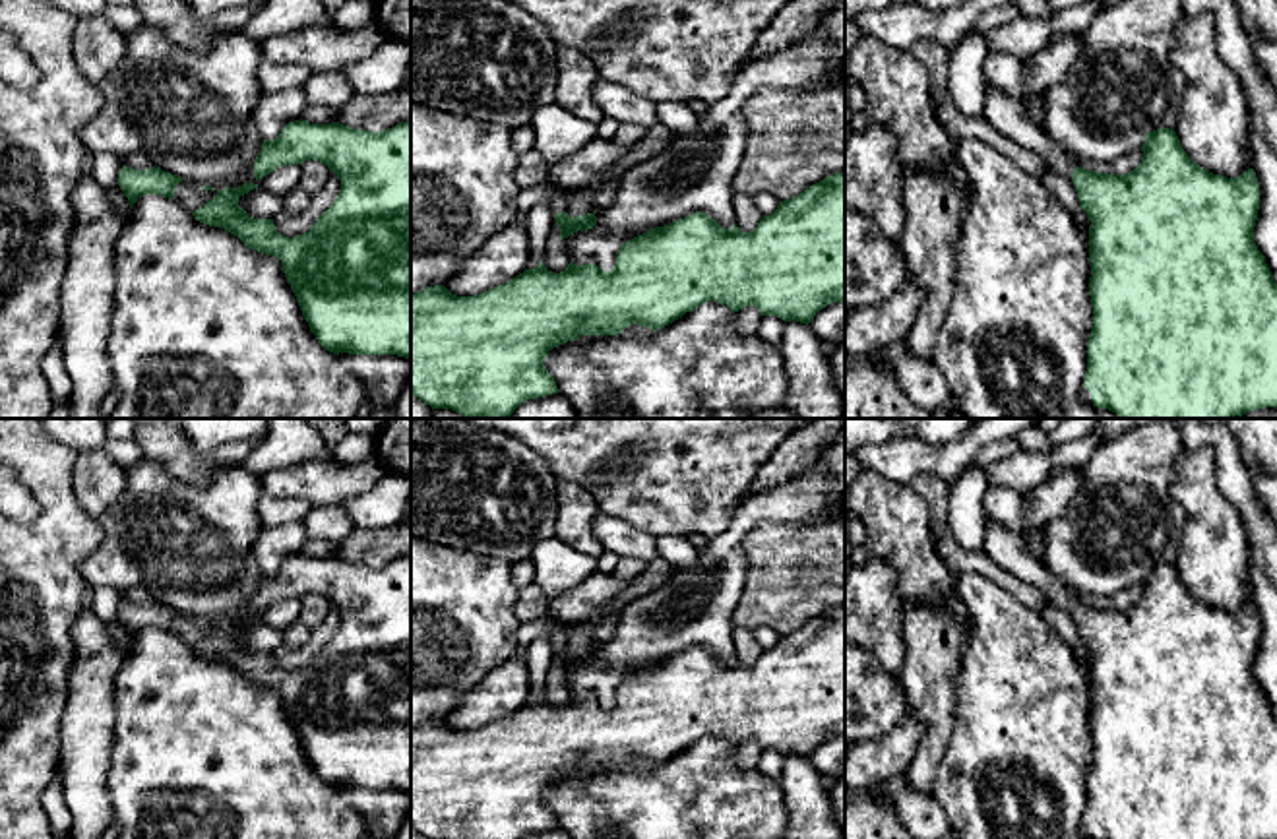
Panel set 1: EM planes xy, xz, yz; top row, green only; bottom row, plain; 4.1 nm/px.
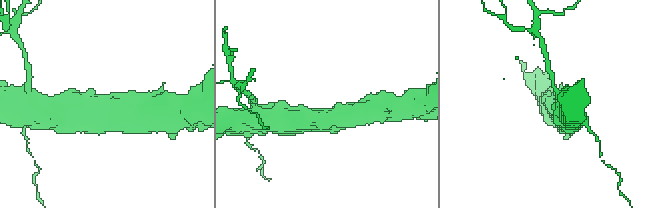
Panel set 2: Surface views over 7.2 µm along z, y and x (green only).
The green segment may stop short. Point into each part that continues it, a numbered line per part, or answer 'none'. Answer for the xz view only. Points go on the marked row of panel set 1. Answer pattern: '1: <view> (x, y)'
1: xz (560, 198)

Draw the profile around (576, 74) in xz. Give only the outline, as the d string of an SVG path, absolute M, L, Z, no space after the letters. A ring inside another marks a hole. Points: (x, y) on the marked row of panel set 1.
M566 47L558 48L558 107L599 124L605 112L591 99L591 91L599 79L595 64L583 52Z

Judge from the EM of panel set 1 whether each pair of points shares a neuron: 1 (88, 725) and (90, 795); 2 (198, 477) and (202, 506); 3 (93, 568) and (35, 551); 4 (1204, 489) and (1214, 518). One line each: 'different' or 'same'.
1: same
2: different
3: different
4: same

